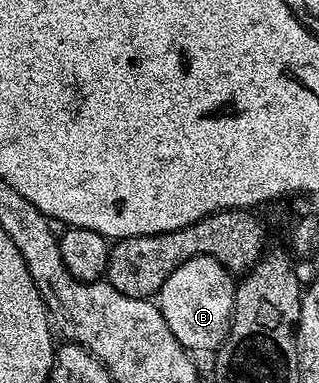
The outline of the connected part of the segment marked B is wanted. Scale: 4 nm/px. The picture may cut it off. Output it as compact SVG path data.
M194 256L189 258L189 262L177 266L169 278L165 278L157 293L159 312L183 348L195 354L211 354L223 345L231 328L236 287L236 277L216 256Z

